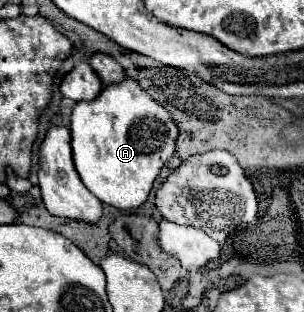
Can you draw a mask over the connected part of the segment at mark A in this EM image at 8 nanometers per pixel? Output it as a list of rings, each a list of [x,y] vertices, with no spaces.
[[[126,74],[122,82],[104,84],[98,98],[76,102],[70,134],[74,166],[84,186],[104,204],[130,210],[146,202],[152,182],[176,152],[180,130],[172,114],[142,90],[138,78]]]

